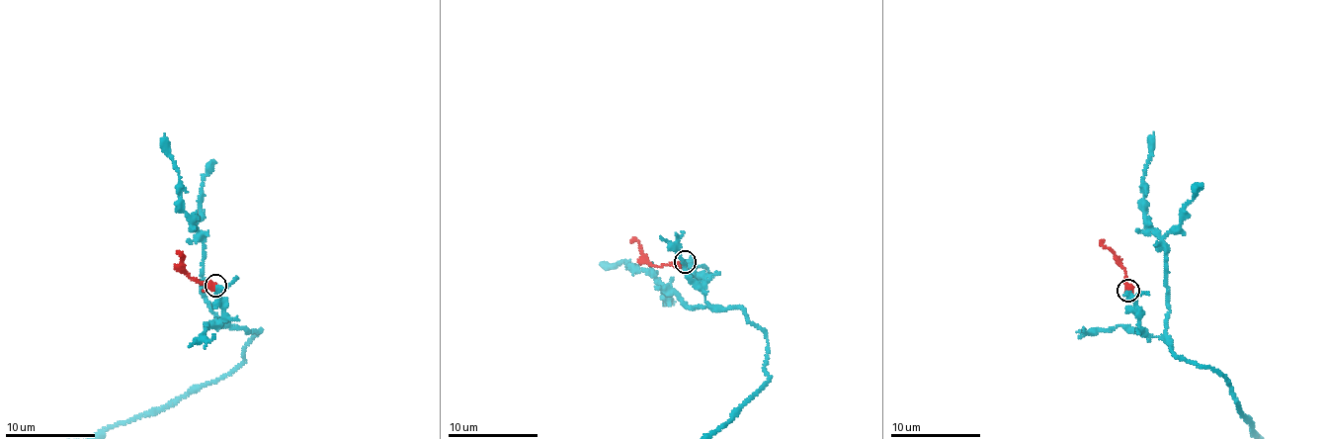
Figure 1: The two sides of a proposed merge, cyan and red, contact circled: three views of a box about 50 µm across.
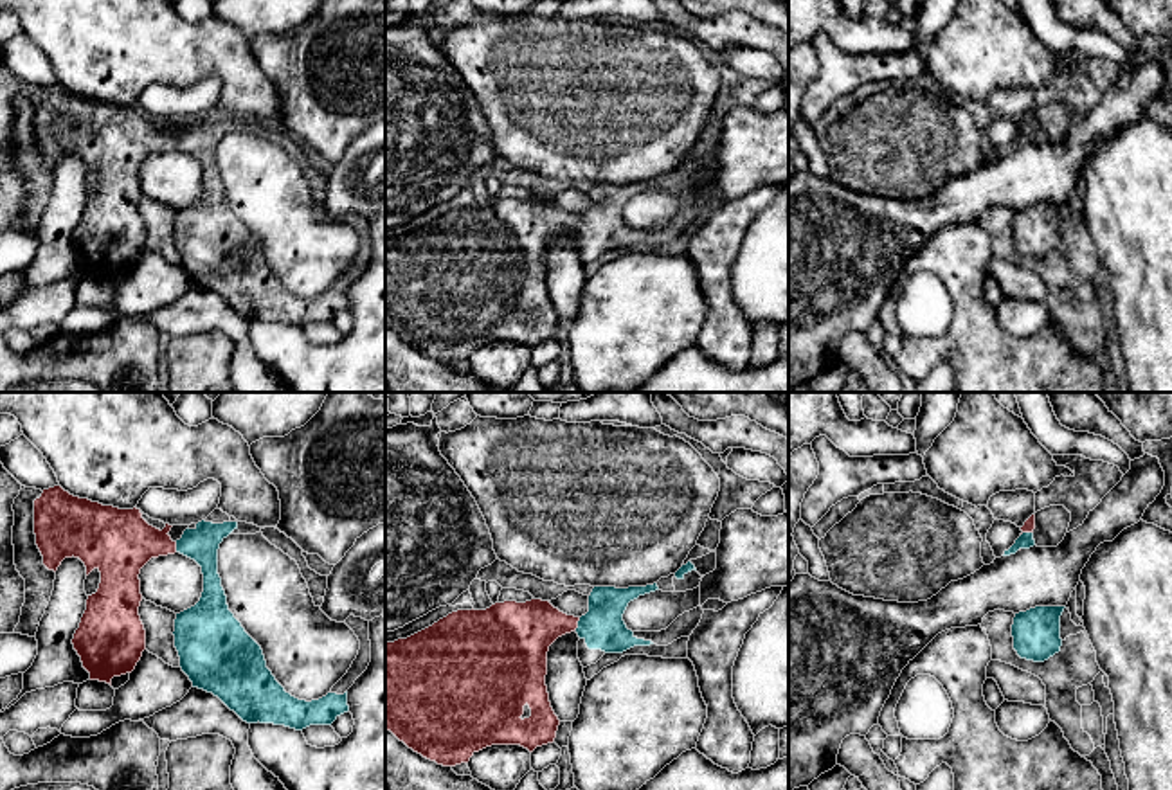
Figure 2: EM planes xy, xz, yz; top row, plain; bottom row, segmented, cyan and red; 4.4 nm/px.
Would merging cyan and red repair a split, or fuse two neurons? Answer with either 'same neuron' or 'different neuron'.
same neuron

